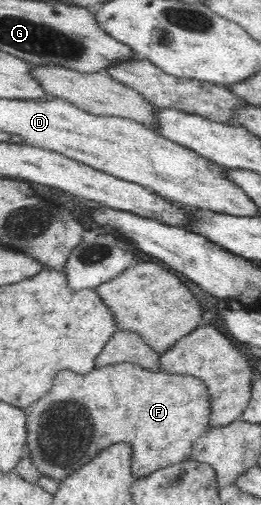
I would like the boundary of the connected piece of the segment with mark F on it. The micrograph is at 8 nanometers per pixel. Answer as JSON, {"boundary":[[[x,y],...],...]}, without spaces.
{"boundary":[[[129,361],[97,368],[87,374],[61,371],[55,375],[51,392],[23,408],[23,411],[27,427],[26,455],[41,474],[58,482],[93,460],[103,448],[117,442],[131,442],[135,478],[185,461],[193,442],[205,434],[211,420],[209,391],[203,380],[191,375],[152,371]]]}

